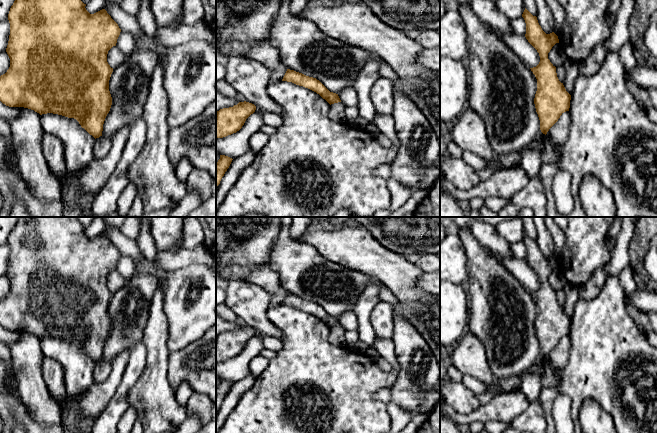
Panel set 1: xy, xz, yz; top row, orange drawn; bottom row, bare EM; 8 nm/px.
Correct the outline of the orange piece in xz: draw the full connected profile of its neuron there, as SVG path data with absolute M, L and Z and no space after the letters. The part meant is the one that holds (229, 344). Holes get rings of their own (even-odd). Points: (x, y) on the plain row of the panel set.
M239 326L216 336L216 362L223 362L239 355L246 343L255 336L256 330L249 326Z

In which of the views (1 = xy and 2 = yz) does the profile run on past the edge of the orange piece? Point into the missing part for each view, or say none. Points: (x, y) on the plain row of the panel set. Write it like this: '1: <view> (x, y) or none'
1: none
2: none

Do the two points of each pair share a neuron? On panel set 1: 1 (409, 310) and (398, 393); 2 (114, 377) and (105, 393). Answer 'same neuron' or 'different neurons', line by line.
1: different neurons
2: same neuron

